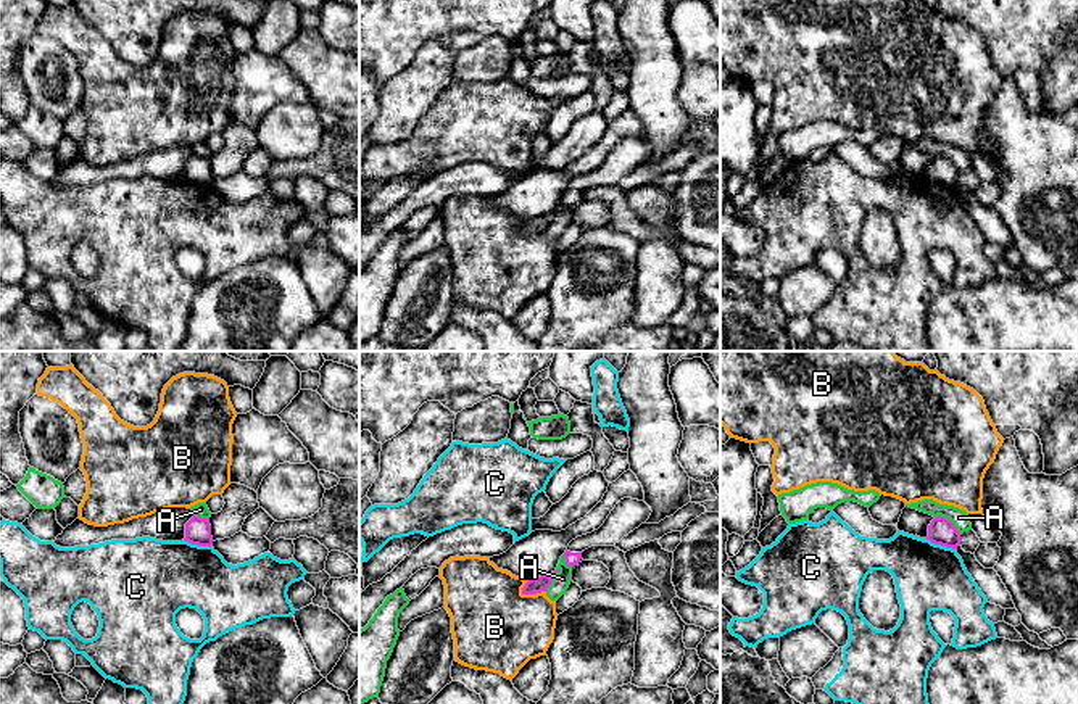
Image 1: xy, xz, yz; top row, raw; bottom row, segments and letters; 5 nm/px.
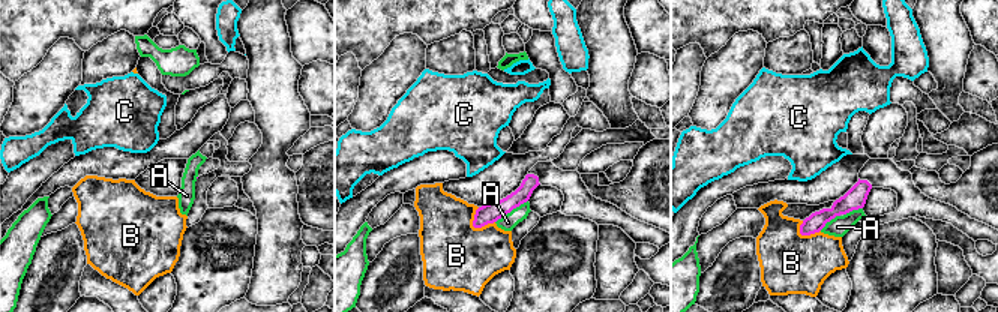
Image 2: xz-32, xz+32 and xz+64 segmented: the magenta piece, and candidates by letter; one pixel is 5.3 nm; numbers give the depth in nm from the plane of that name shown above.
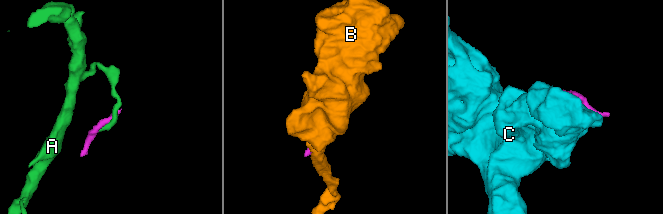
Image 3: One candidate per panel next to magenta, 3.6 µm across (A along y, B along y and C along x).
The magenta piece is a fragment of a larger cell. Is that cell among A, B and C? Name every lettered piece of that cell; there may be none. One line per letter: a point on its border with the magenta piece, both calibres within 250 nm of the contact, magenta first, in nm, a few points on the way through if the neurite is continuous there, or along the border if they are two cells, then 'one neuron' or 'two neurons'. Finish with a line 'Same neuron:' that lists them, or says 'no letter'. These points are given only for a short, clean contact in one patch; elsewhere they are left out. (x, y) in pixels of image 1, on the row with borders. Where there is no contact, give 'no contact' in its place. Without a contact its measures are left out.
A: yz (949, 521) | 130/90 nm | two neurons
B: xz (532, 593) | 80/440 nm | along xz (521, 588), (524, 593), (545, 592) | two neurons
C: yz (940, 543) | 130/340 nm | two neurons
Same neuron: no letter

